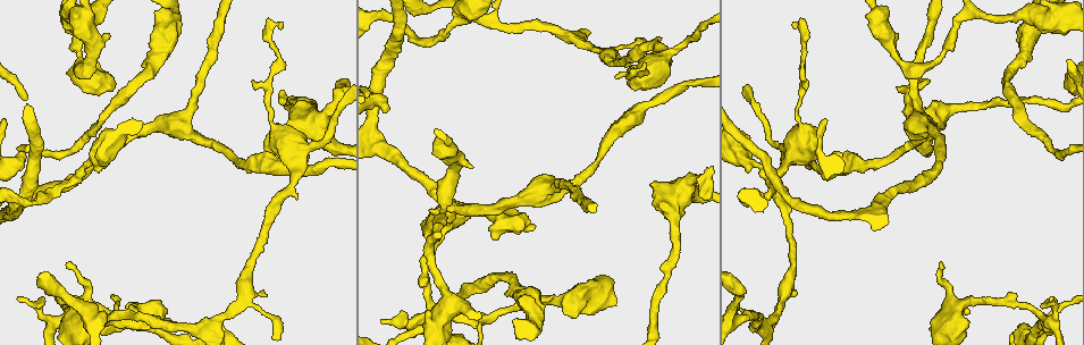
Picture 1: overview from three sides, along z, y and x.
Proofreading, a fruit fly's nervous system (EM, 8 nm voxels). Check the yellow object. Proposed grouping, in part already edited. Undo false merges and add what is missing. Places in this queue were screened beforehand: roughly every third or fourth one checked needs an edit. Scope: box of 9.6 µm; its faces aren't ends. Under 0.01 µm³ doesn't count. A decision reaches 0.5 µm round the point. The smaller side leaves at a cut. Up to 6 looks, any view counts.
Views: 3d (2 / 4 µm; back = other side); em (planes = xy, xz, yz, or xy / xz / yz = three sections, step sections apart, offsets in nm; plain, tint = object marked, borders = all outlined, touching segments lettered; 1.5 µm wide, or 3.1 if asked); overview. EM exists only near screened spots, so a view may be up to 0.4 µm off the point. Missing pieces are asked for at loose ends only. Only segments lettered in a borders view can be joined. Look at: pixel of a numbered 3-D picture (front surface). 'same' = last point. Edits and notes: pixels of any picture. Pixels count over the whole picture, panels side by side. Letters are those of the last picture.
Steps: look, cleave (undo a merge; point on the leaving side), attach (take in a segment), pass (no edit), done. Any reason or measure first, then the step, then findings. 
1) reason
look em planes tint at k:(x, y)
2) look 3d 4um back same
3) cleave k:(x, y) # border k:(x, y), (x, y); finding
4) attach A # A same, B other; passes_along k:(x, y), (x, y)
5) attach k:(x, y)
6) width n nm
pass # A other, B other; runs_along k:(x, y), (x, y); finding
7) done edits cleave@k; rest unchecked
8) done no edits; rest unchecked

looks like a crossing
look em xy step 4 tint at 1:(430, 307)

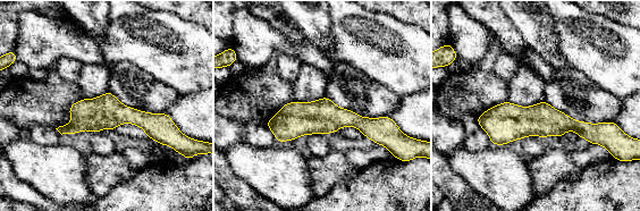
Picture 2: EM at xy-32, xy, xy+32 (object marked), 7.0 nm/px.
look em xy step 4 borders same

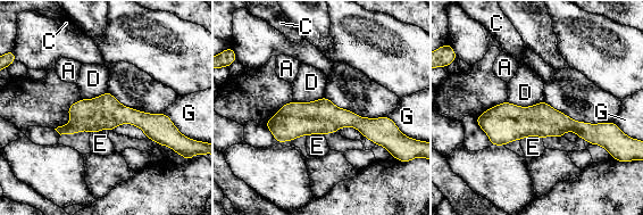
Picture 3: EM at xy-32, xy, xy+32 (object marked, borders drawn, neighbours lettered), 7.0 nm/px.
longest_contact D 260 nm
pass # A other, C other, D other, E other, G other; runs_along 3:(373, 121), (270, 122); continuous, no second neuron

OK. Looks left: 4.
thick turns thin
look 3d 4um at 1:(99, 161)

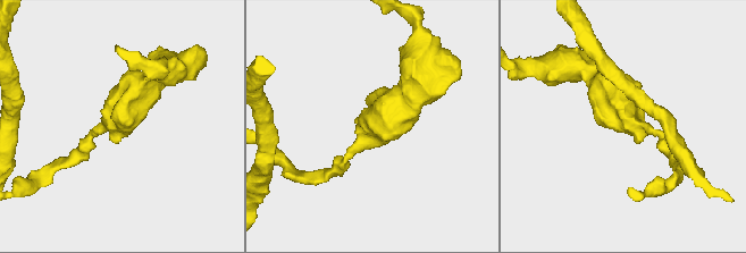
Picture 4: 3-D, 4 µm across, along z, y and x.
shape alone is not enough
look em planes borders at 4:(115, 122)

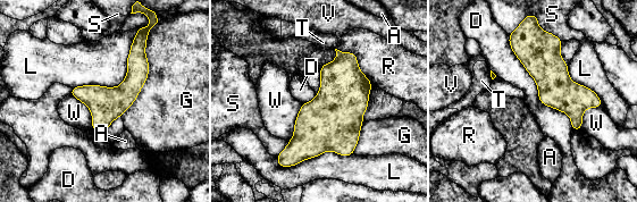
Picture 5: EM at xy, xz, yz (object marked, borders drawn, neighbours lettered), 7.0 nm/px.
longest_contact D 850 nm
pass # A other, D other, G other, L other, R other, S other, T other, V other, W other; border 5:(508, 34), (538, 100), (573, 131); all the same neuron

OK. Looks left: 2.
done no edits; rest unchecked

